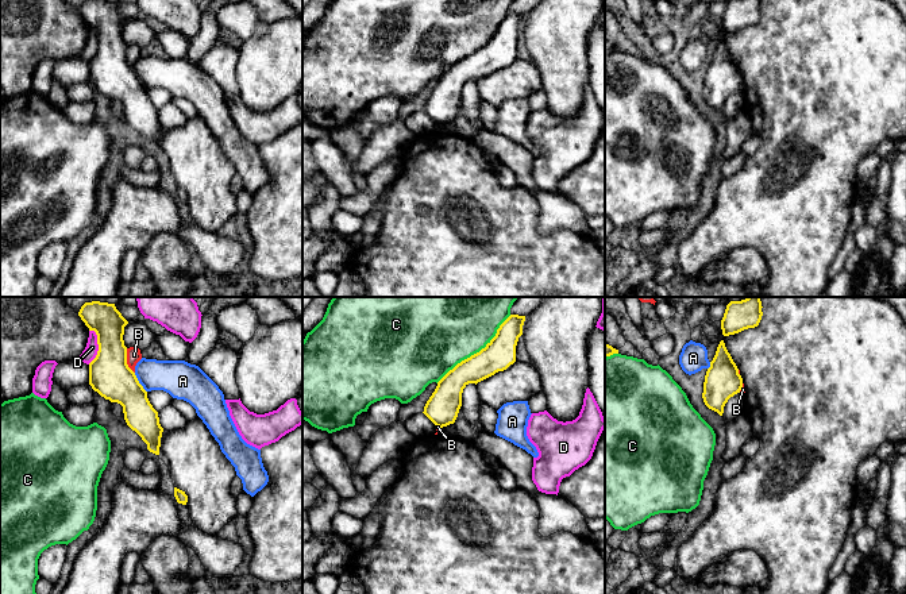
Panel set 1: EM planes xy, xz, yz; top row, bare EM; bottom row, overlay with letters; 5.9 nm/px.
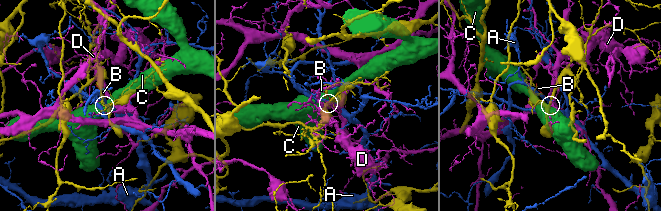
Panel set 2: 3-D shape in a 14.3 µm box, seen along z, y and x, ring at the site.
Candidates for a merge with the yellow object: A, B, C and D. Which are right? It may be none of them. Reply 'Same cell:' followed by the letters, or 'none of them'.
Same cell: none of them

